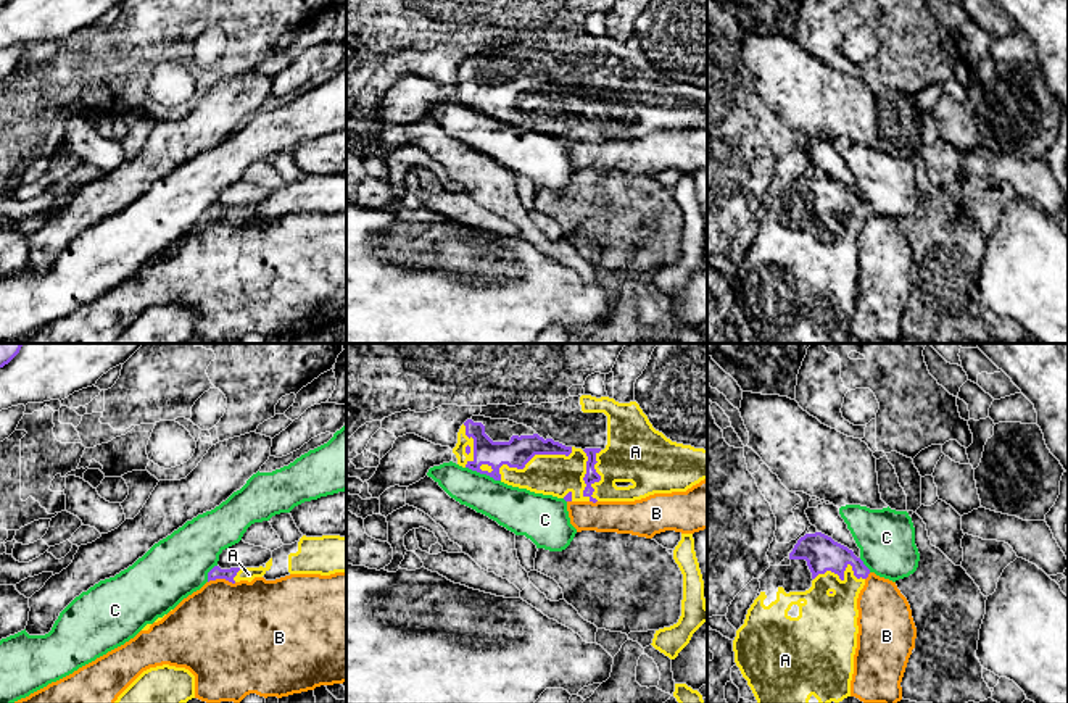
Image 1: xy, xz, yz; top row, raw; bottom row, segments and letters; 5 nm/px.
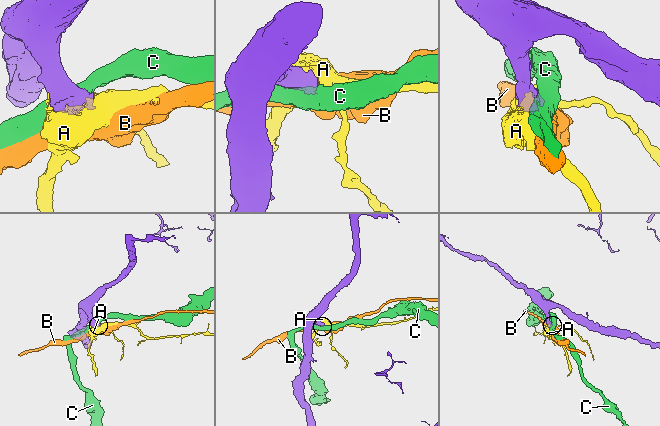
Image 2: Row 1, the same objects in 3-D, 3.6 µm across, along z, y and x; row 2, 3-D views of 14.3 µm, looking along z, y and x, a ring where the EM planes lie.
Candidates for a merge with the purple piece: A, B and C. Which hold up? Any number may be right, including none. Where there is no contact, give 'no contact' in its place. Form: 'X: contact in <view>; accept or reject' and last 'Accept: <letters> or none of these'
A: contact in xz; accept
B: contact in xy; reject
C: contact in xz; reject
Accept: A

